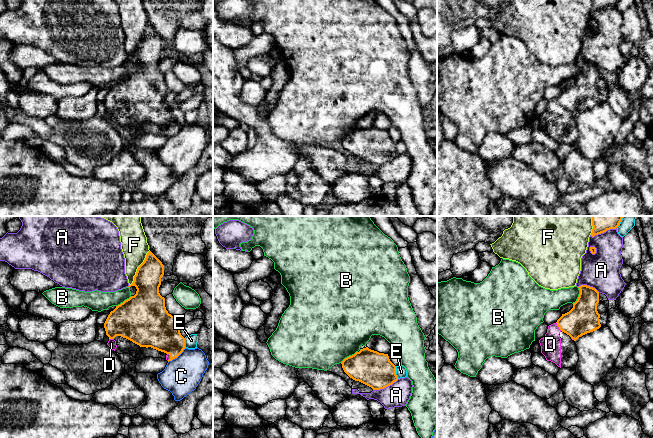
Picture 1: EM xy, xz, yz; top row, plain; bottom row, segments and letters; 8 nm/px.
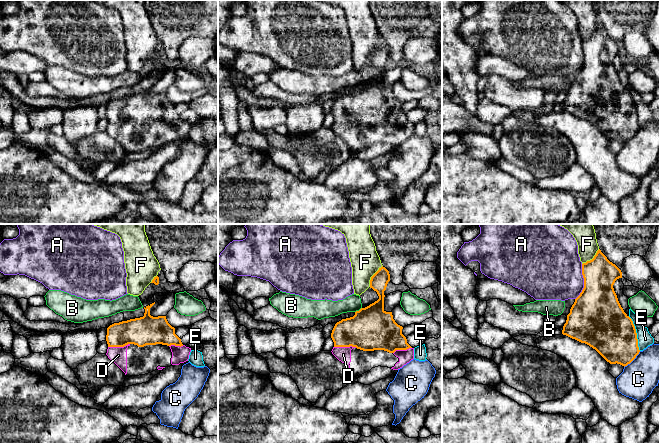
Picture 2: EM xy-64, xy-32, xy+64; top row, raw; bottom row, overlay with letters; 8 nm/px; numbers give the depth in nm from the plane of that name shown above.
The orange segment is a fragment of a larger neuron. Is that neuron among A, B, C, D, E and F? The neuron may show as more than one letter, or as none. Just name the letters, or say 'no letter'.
D

